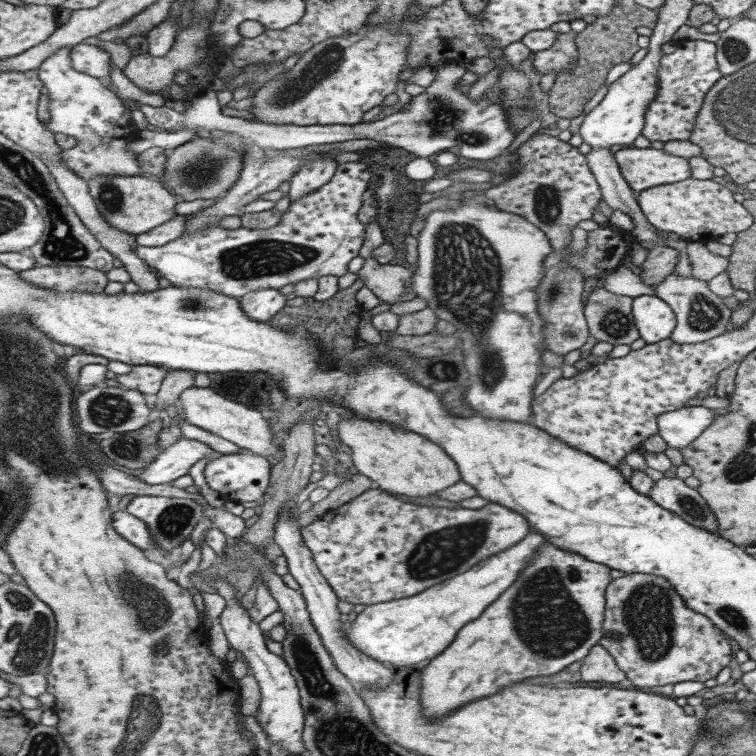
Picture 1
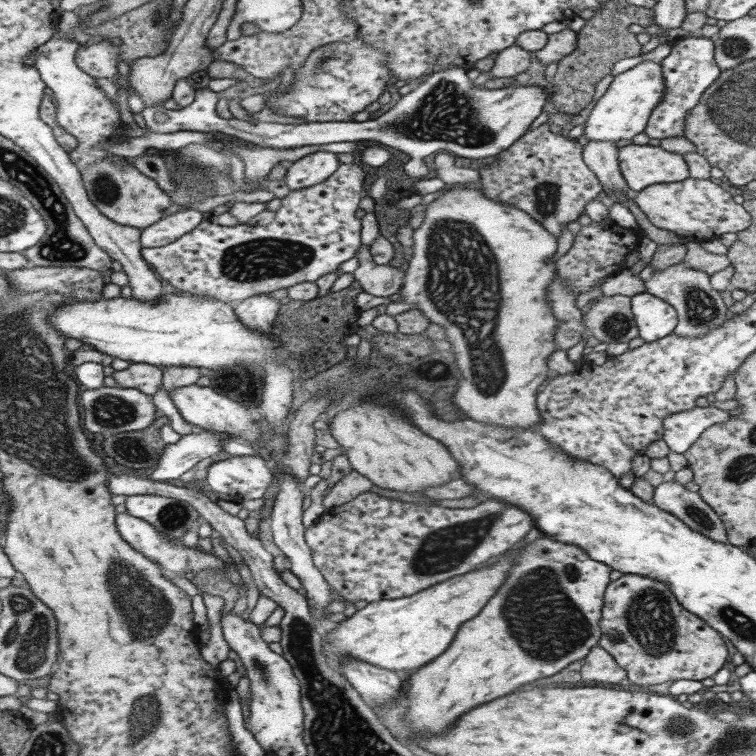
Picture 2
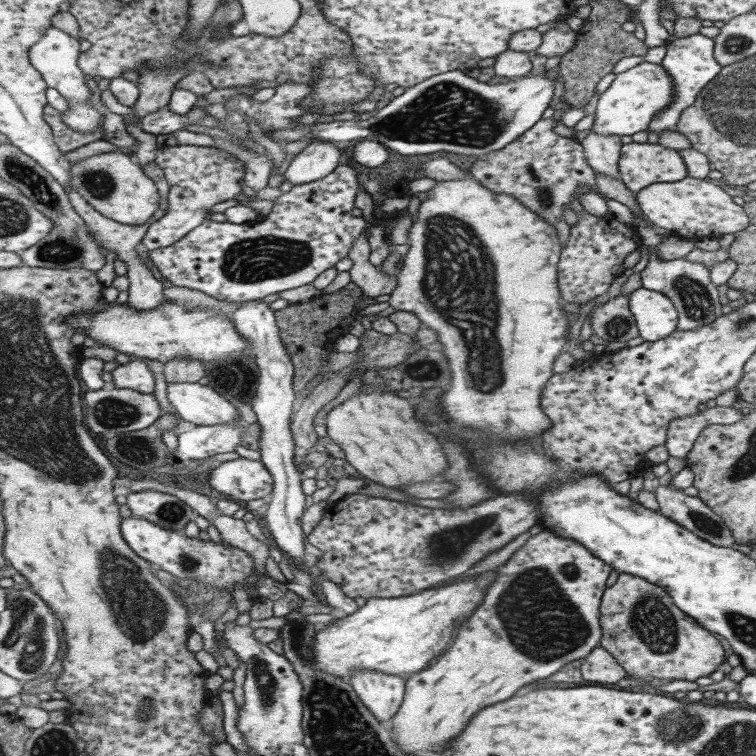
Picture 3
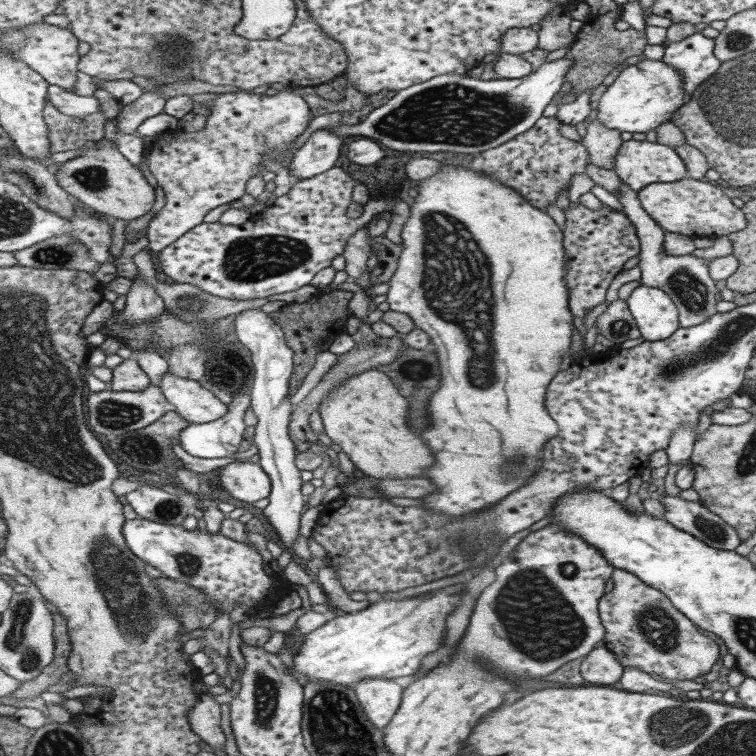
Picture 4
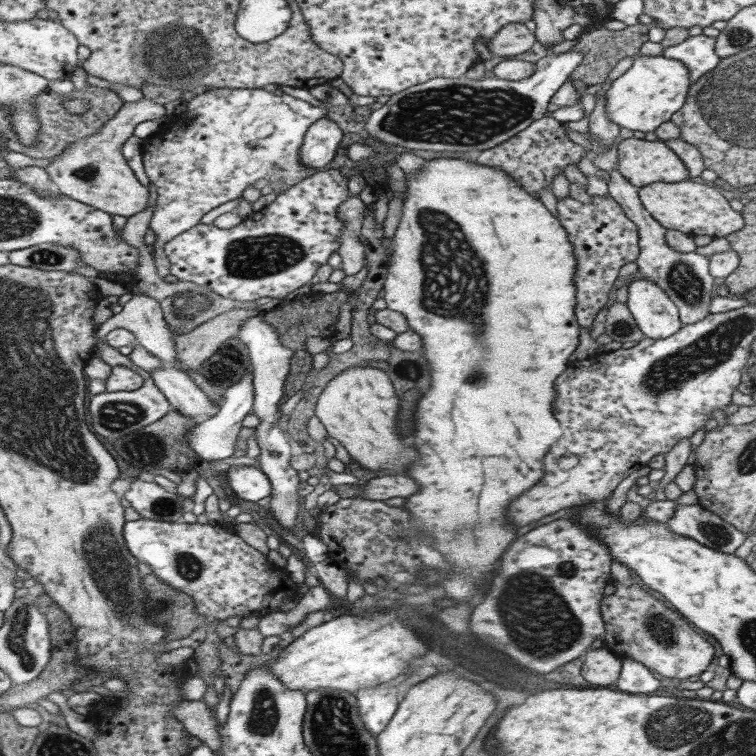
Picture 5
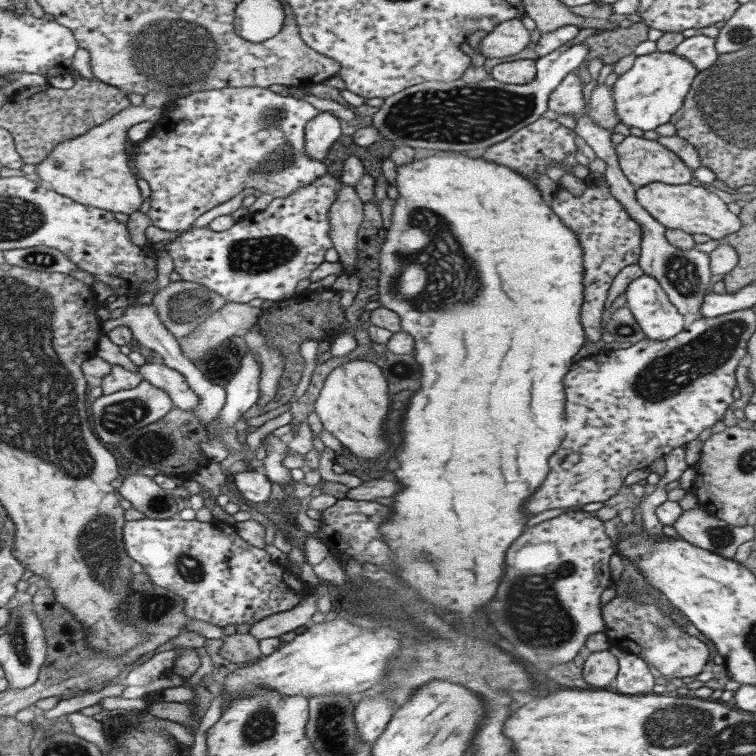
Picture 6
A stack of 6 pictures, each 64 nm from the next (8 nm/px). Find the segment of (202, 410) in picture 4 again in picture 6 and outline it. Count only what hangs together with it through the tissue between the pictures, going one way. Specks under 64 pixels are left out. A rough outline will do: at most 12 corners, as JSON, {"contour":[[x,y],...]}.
{"contour":[[155,361],[137,372],[174,406],[196,413],[198,395],[177,370]]}

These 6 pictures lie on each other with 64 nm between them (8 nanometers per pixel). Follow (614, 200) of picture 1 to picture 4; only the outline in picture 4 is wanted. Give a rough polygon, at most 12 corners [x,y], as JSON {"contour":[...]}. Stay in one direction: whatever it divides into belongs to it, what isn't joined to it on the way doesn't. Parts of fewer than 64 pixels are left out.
{"contour":[[598,117],[587,125],[581,141],[589,161],[615,170],[617,150],[623,141],[618,129]]}

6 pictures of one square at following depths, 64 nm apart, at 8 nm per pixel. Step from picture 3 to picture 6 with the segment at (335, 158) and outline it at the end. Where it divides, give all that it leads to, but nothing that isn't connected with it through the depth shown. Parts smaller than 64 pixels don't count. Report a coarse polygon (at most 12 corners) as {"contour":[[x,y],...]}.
{"contour":[[322,111],[305,128],[308,156],[323,162],[341,134],[340,121]]}

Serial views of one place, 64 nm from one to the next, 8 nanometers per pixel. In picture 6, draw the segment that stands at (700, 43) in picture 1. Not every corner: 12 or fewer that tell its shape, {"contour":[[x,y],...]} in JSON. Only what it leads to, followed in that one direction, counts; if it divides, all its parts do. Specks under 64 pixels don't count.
{"contour":[[700,32],[670,54],[690,60],[698,72],[718,60],[715,38]]}

